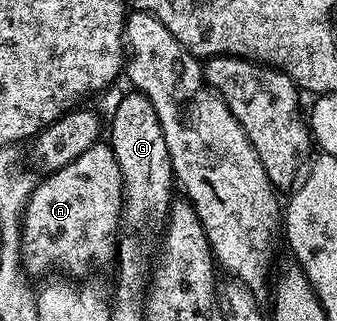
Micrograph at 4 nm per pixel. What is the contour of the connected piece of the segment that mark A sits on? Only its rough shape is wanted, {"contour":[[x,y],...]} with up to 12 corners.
{"contour":[[95,144],[42,176],[21,263],[73,279],[112,266],[122,180]]}

